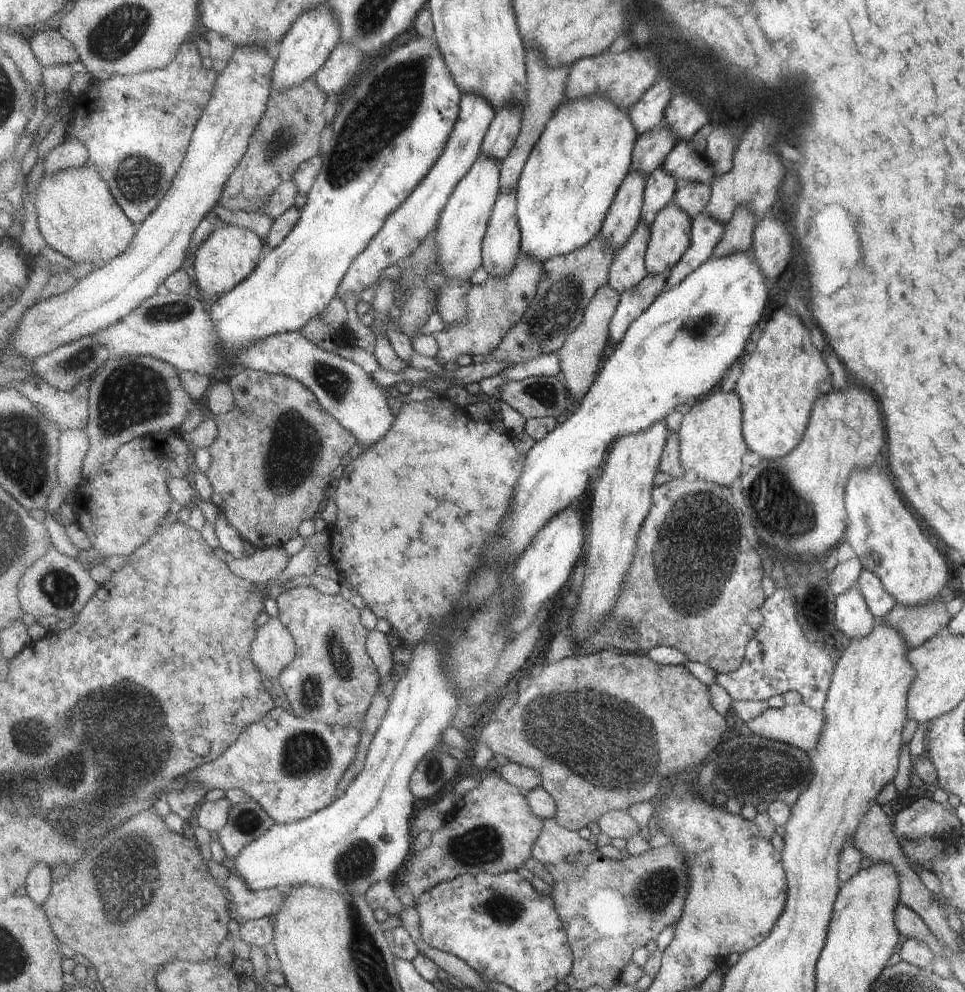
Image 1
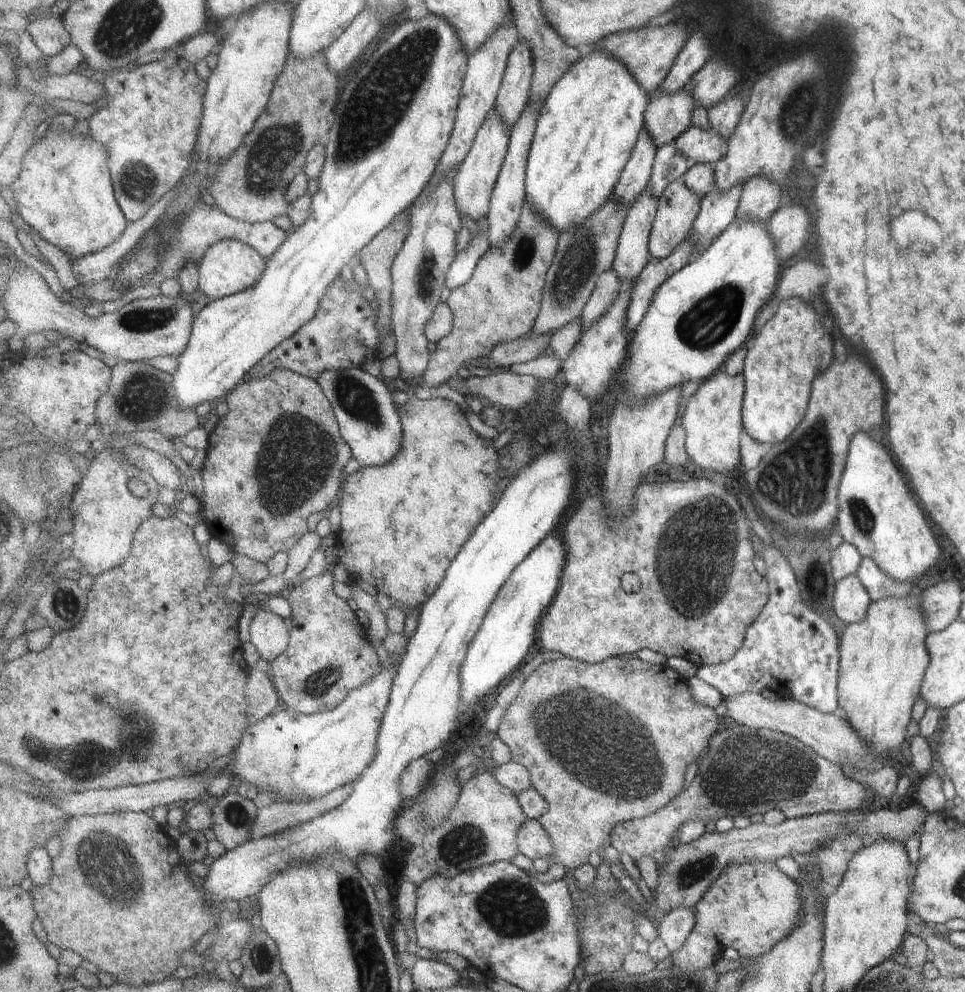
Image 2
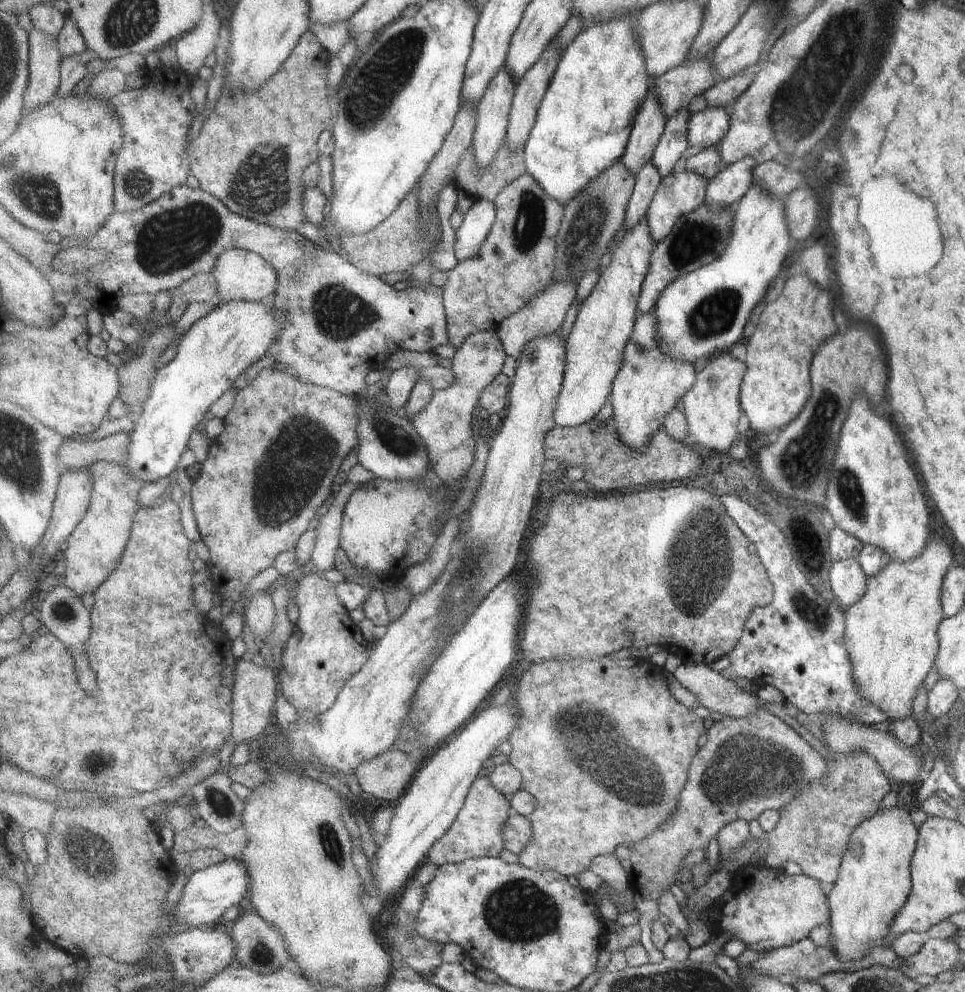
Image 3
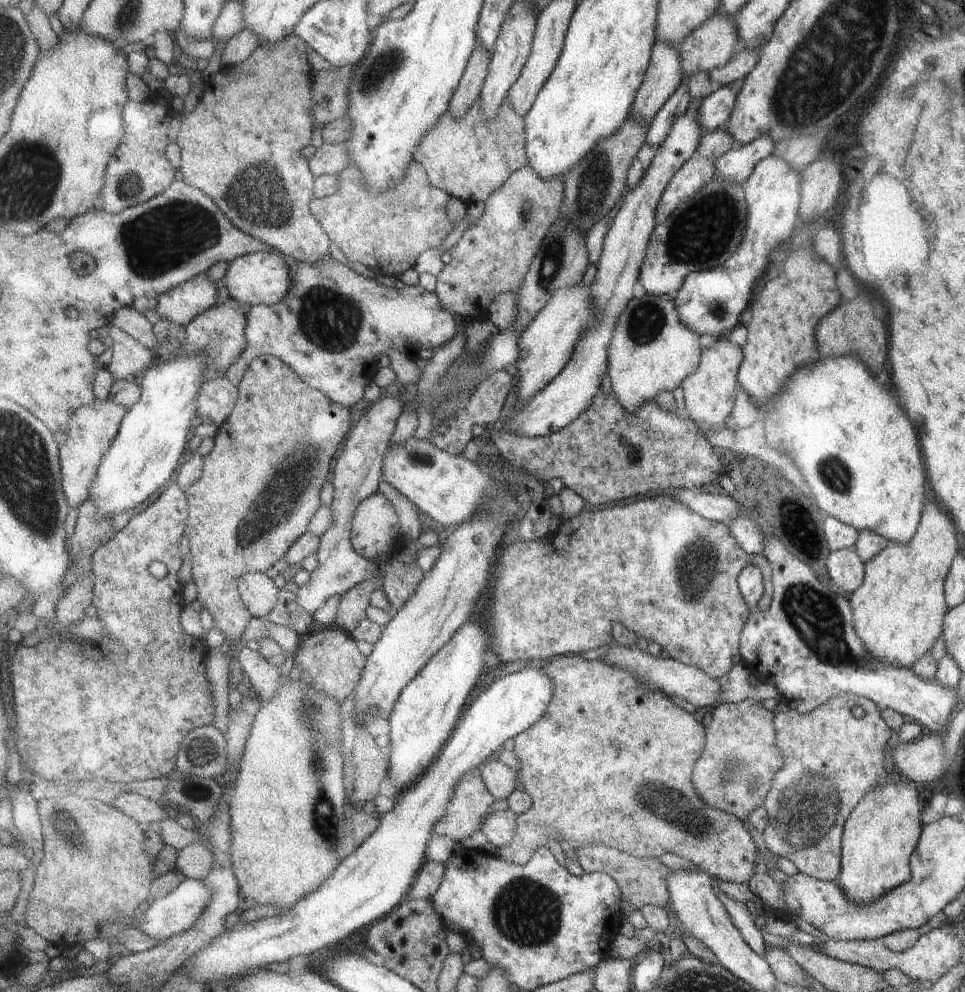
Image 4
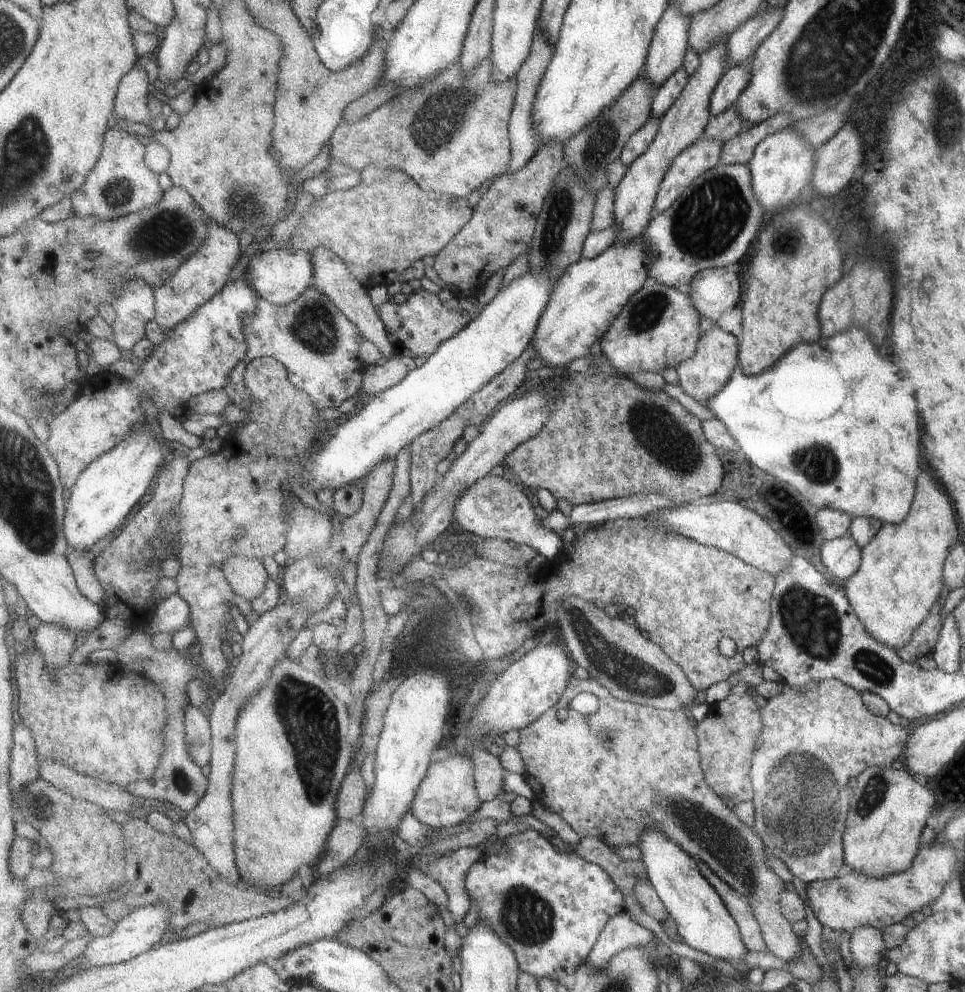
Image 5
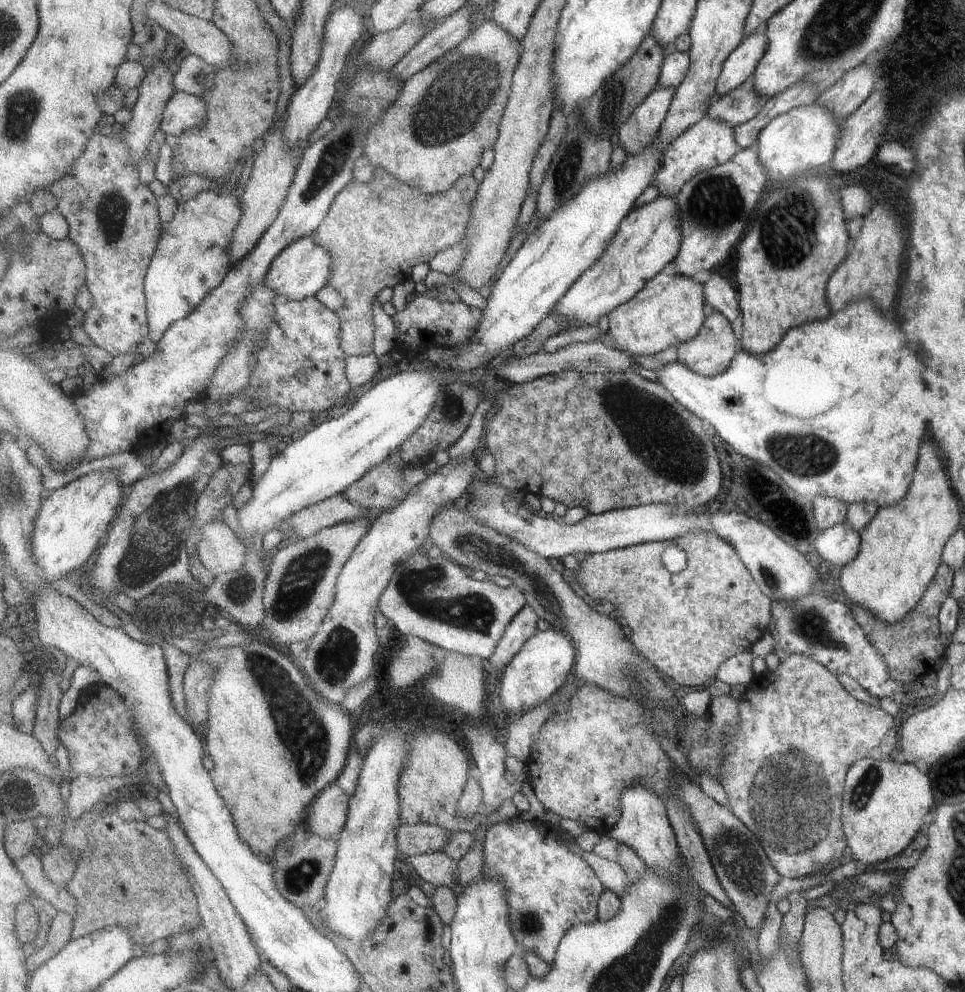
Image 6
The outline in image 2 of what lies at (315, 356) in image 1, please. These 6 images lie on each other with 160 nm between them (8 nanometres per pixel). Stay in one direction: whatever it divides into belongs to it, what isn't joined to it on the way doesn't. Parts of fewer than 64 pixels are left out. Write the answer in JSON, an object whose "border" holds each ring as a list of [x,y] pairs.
{"border":[[[361,367],[348,369],[331,369],[320,374],[316,381],[321,385],[333,410],[340,422],[340,431],[343,438],[352,447],[353,456],[361,467],[379,466],[390,463],[402,447],[404,428],[395,397],[391,396],[391,390],[380,378],[365,372]]]}

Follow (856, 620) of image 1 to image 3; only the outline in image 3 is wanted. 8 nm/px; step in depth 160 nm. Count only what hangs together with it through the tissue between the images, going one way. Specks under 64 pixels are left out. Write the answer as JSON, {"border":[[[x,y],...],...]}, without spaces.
{"border":[[[841,559],[831,562],[828,572],[833,601],[841,610],[848,609],[861,600],[866,589],[866,576],[856,559]]]}

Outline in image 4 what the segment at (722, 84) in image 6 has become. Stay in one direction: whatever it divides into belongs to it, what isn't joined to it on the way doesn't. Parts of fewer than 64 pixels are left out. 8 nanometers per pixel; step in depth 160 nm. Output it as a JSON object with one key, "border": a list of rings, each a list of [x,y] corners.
{"border":[[[737,81],[732,85],[719,87],[713,94],[701,100],[696,112],[696,121],[704,135],[726,128],[737,104],[741,83],[742,81]]]}

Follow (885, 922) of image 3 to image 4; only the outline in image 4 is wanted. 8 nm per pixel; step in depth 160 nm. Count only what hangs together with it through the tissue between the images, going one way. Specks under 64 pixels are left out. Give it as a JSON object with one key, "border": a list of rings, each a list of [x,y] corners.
{"border":[[[902,778],[899,785],[886,780],[880,787],[868,790],[863,798],[853,807],[842,826],[840,836],[840,871],[835,880],[851,903],[865,905],[875,902],[888,890],[910,879],[909,858],[914,855],[916,842],[921,830],[921,804],[917,800],[913,784]]]}

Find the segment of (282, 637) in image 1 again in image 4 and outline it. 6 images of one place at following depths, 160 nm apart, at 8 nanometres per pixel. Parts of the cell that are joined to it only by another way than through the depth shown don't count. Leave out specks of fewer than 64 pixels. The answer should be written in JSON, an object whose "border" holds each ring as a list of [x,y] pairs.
{"border":[[[247,573],[240,578],[238,587],[253,617],[266,618],[277,606],[281,590],[265,573]]]}

